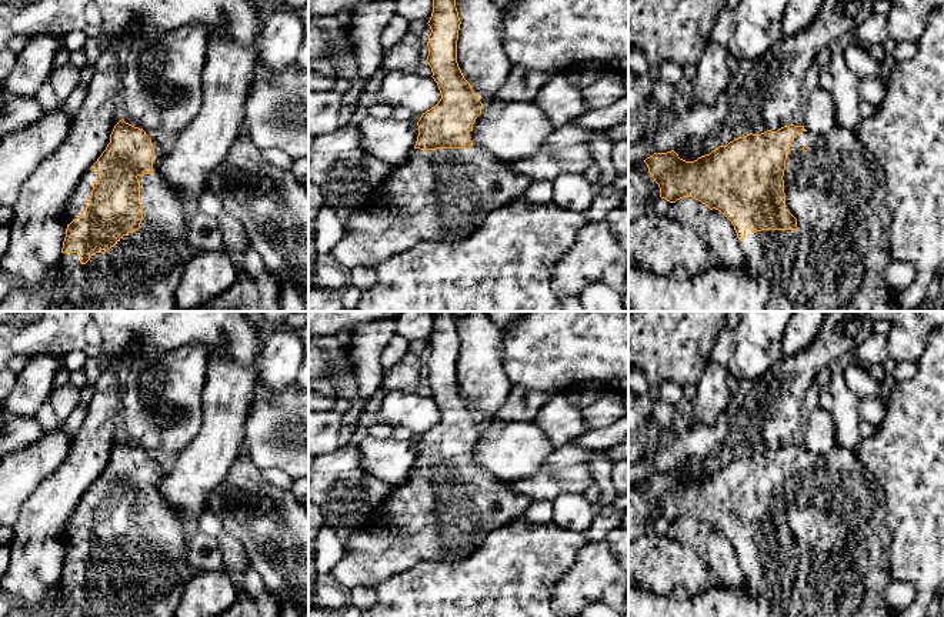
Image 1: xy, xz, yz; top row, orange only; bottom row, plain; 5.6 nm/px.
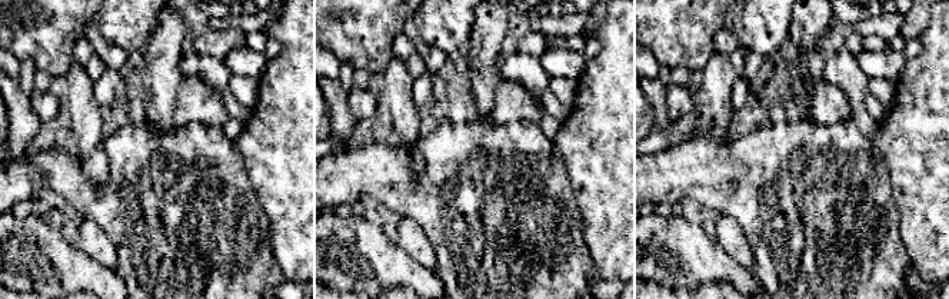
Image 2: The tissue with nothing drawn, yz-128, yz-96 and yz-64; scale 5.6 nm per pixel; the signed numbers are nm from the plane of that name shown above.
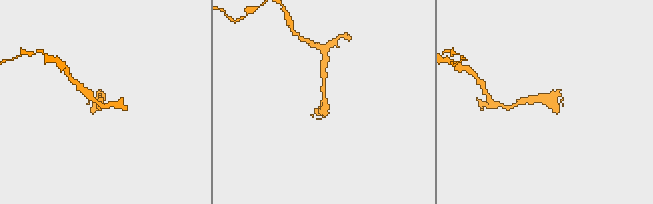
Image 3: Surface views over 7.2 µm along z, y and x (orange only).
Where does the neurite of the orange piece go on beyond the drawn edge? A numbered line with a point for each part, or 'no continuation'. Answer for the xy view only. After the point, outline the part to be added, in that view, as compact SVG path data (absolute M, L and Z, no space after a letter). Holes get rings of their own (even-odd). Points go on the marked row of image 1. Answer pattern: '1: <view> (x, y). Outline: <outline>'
1: xy (140, 273). Outline: M144 130L146 131L146 130ZM153 139L153 173L137 176L140 180L140 204L143 220L140 229L123 236L110 250L96 253L86 264L79 253L61 253L66 283L56 290L53 311L174 311L176 290L189 260L197 253L187 241L189 217L180 200L164 183L157 170L164 154L161 144Z

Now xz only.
1: xz (444, 194). Outline: M473 131L467 136L473 141L470 149L414 149L401 166L394 167L394 174L386 181L373 204L348 217L343 239L331 250L331 261L350 271L357 266L376 267L424 240L458 241L473 234L488 213L521 199L533 180L516 173L510 164L494 159L486 149L480 149Z

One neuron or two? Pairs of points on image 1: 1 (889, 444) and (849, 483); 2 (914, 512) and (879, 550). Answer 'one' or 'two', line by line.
1: two
2: two

